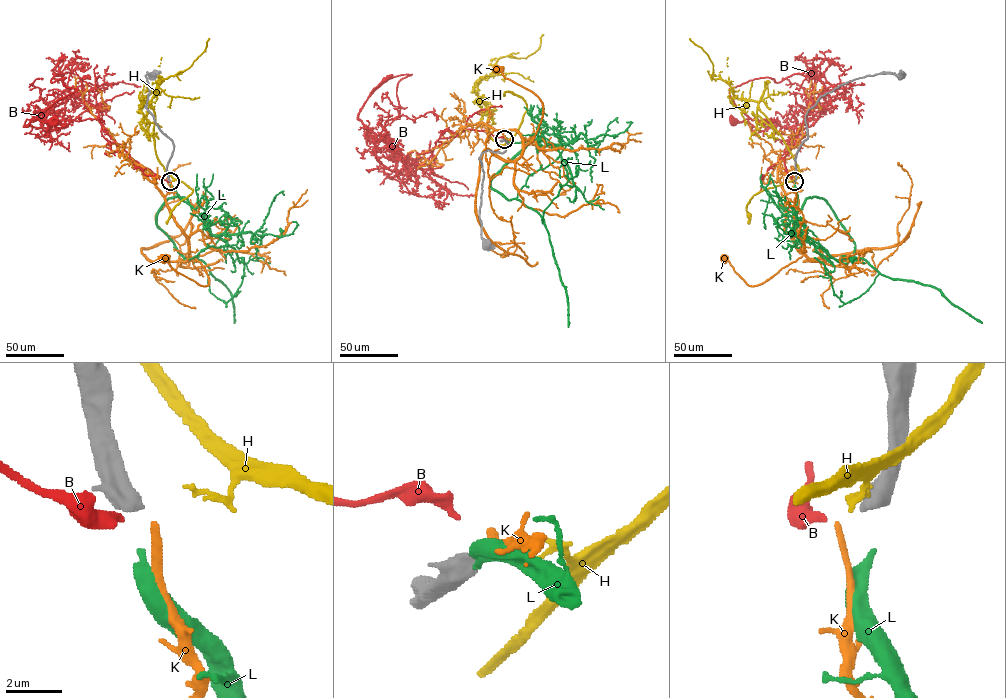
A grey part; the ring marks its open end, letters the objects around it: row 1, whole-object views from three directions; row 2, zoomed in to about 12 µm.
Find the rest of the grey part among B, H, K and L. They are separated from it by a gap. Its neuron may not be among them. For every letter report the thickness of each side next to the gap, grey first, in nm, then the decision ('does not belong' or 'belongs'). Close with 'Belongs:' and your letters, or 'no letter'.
B: 550/320 nm | does not belong
H: 550/160 nm | does not belong
K: 550/240 nm | does not belong
L: 550/320 nm | belongs
Belongs: L

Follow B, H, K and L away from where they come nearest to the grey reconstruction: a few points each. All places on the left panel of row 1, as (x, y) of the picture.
B: (169, 181), (130, 157), (108, 134), (93, 106), (88, 106), (65, 128), (24, 126), (36, 118), (51, 121)
H: (172, 180), (156, 154), (155, 112), (148, 101), (140, 99), (162, 79), (188, 69), (204, 50), (209, 38)
K: (170, 181), (165, 202), (187, 259), (142, 253), (193, 227), (176, 268), (160, 274)
L: (170, 183), (194, 210), (186, 198), (169, 198), (156, 225), (177, 251), (201, 260), (227, 287), (234, 323)

